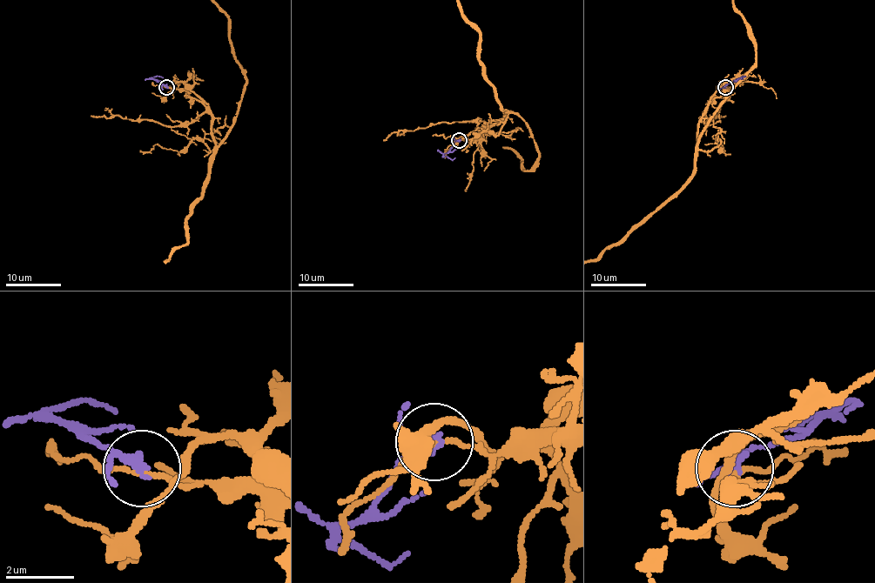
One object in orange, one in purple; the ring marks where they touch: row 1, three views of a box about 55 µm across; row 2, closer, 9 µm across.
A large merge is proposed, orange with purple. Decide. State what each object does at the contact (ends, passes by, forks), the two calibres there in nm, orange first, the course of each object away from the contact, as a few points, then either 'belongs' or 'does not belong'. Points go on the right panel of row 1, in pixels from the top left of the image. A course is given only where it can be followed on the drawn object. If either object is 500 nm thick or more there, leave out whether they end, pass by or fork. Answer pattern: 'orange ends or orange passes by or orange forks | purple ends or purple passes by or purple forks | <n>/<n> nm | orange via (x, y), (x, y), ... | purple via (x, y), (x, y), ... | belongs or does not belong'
orange passes by | purple passes by | 120/200 nm | orange via (724, 88), (702, 115), (697, 145), (712, 115), (755, 60), (750, 27) | purple via (724, 86), (743, 76), (743, 78) | does not belong

